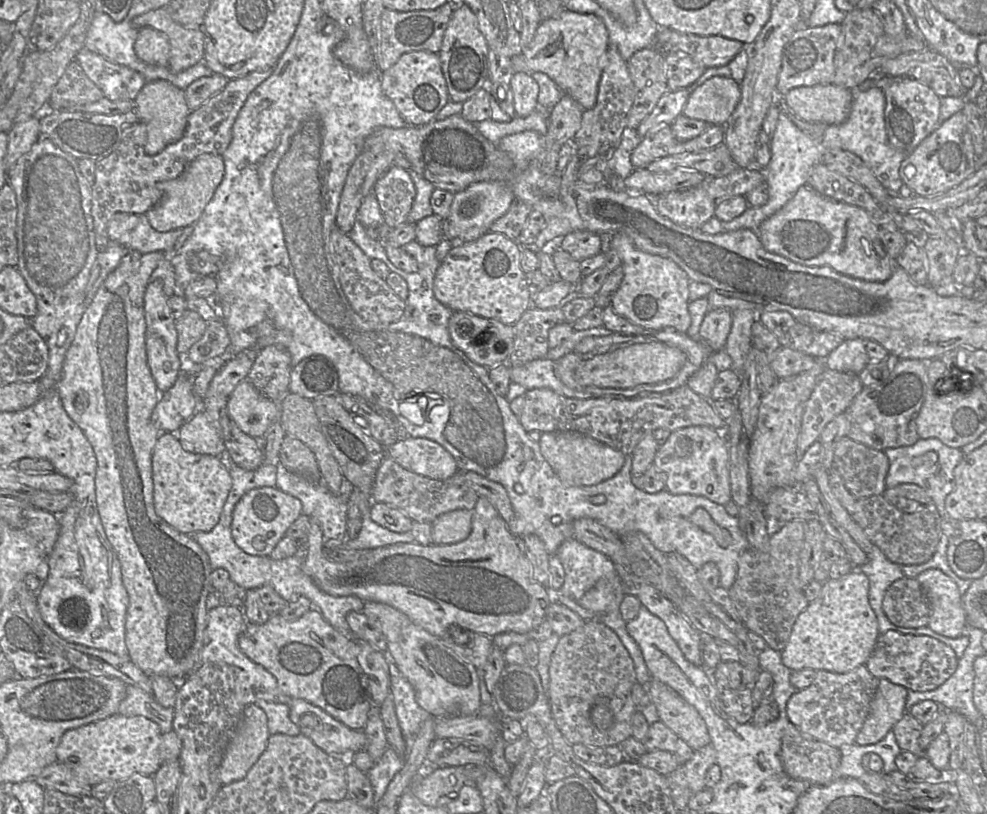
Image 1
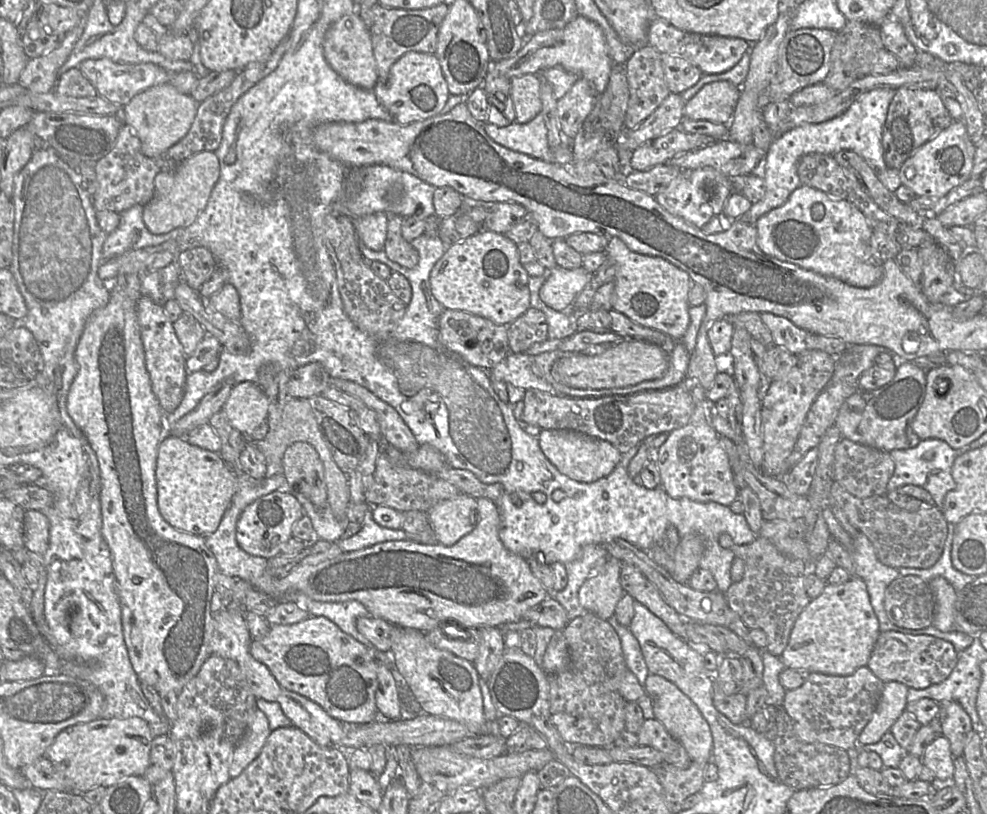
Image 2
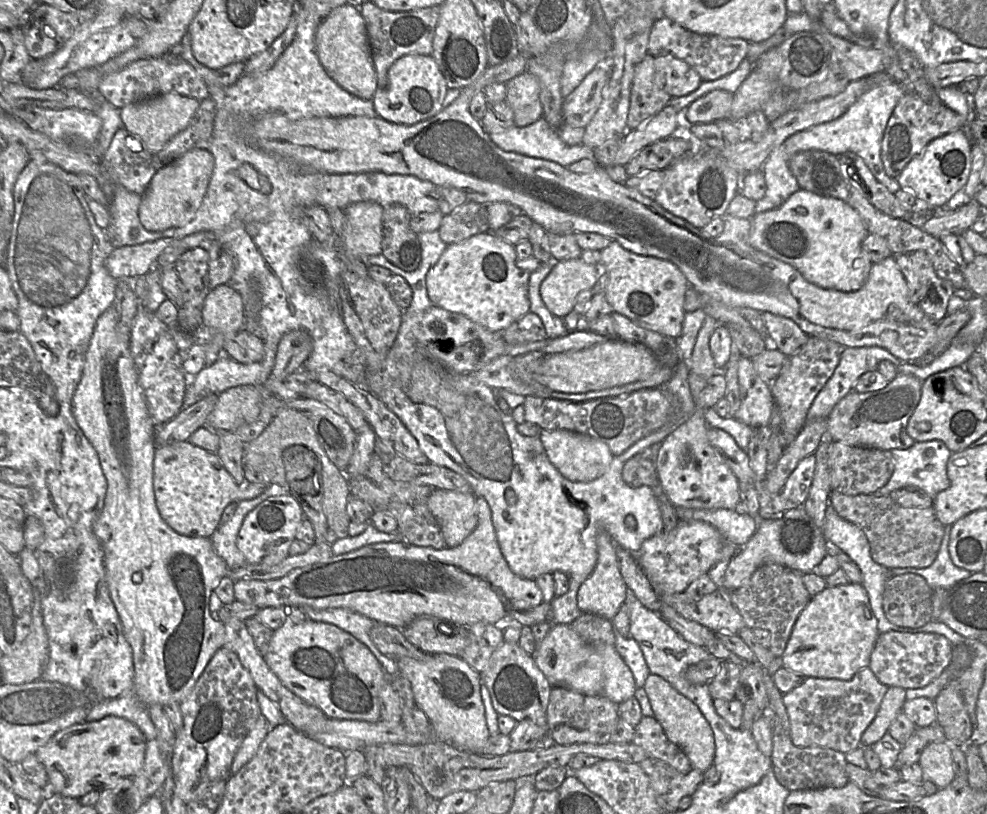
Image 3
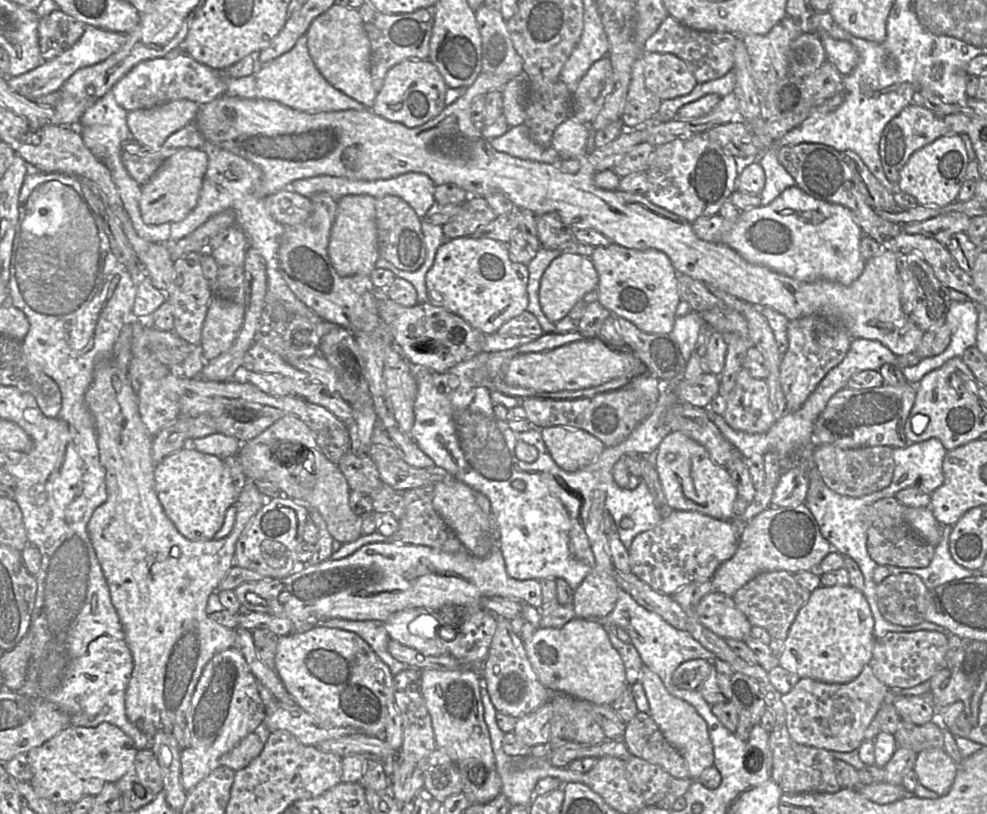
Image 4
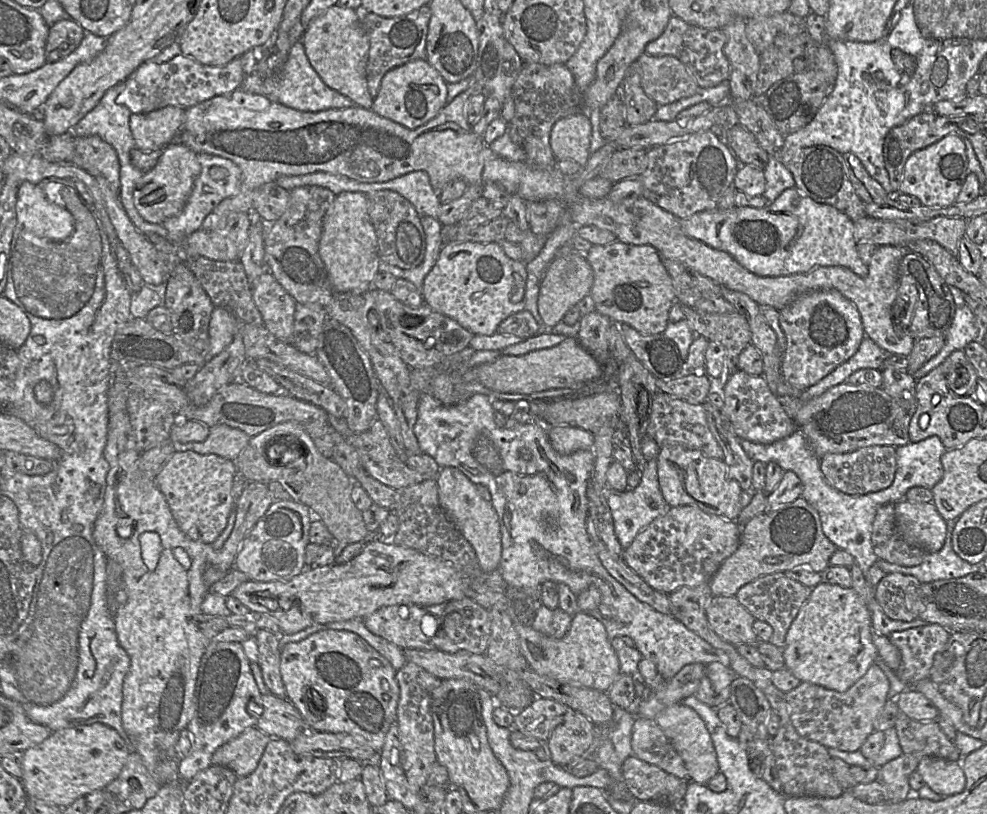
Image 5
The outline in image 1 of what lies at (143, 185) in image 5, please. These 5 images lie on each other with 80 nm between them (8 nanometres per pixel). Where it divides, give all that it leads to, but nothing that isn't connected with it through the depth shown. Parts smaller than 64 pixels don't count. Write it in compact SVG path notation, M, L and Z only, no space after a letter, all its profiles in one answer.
M205 153L198 156L188 164L180 176L163 183L161 200L146 213L149 224L158 232L183 229L195 224L223 177L224 161L221 155Z

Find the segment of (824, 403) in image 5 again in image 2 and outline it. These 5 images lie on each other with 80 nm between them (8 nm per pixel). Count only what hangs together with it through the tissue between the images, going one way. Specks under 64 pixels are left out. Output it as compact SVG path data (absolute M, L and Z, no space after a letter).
M898 362L895 375L886 385L874 390L858 390L849 396L841 405L834 425L843 438L878 450L890 452L896 449L915 447L920 439L911 428L914 418L925 393L926 368L916 362Z

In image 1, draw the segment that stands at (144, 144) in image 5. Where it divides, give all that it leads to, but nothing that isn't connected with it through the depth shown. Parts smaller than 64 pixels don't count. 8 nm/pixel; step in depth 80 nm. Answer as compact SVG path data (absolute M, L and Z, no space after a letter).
M165 80L147 82L134 99L133 110L138 120L146 126L147 137L144 151L151 156L158 154L167 145L181 139L191 112L185 101L184 89L179 89Z

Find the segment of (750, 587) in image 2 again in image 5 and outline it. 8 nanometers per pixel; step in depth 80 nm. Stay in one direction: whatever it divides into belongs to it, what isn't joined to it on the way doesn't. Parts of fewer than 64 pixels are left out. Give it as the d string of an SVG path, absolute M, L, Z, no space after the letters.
M776 572L761 576L742 586L735 597L756 620L766 622L772 627L771 643L782 649L785 645L786 634L811 591L812 588L792 580L785 573Z

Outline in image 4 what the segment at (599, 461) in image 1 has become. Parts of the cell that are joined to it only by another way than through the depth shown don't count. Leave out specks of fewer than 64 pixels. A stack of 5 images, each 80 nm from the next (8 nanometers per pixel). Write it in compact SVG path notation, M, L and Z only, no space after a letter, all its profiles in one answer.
M545 427L541 435L555 463L567 472L592 463L605 449L598 438L575 427Z

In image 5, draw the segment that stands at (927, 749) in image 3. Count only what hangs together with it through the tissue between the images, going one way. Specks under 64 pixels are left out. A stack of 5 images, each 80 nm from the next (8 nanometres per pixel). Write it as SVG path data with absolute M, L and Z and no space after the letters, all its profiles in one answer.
M926 756L919 759L916 771L925 785L941 796L960 793L966 784L961 762Z

